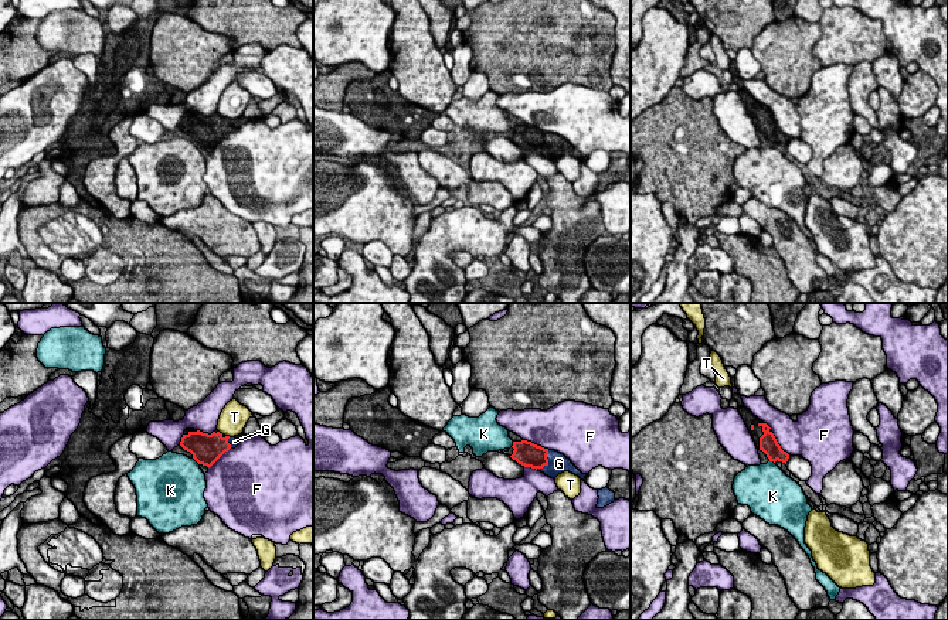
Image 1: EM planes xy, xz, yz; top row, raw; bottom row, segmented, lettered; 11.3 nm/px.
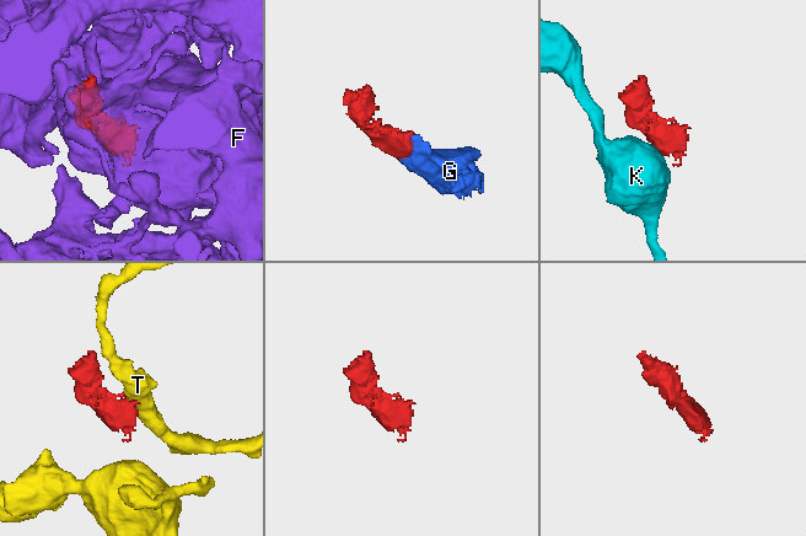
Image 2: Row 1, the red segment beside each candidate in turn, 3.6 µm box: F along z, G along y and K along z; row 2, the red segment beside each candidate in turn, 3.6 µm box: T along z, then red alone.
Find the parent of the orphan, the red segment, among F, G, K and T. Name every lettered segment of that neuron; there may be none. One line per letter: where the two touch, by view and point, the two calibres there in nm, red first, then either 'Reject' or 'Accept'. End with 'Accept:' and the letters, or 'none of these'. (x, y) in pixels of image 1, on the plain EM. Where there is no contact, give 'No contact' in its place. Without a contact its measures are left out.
F: Touches red at xz (536, 128). Thickness 280 nm (red) against 460 nm. Reject
G: Touches red at xz (547, 146). Thickness 280 nm (red) against 220 nm. Accept
K: Touches red at xy (196, 143). Thickness 340 nm (red) against 480 nm. Reject
T: Touches red at xy (221, 116). Thickness 340 nm (red) against 320 nm. Reject
Accept: G

